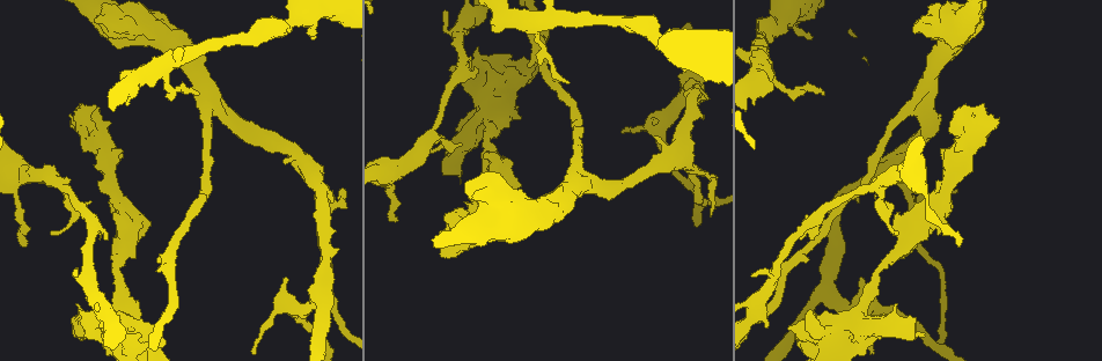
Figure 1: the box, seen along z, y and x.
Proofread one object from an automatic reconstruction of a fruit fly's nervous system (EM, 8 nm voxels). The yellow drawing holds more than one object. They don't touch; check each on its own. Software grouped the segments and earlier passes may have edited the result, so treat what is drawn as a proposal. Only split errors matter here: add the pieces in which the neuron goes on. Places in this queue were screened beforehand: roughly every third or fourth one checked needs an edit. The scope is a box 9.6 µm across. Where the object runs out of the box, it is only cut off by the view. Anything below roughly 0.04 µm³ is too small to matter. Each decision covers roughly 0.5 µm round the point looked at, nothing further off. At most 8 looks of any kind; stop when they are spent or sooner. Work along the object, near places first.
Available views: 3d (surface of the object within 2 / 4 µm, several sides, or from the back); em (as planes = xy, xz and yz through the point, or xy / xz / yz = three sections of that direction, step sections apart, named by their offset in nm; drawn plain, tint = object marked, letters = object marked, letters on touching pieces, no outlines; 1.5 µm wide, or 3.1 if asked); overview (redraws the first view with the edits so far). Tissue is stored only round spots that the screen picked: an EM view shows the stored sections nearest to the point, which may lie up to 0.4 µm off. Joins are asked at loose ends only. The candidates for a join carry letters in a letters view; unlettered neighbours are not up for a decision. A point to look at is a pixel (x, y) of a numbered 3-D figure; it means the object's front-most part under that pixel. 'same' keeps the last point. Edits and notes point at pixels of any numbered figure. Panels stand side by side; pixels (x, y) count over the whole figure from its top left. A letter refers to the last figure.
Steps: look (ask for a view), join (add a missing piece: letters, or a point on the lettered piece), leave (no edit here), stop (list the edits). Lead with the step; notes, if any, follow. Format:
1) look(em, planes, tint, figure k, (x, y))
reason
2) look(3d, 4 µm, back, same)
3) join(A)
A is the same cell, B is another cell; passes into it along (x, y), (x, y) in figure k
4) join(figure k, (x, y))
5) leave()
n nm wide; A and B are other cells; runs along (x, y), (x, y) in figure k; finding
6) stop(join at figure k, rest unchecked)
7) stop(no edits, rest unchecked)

look(em, planes, letters, figure 1, (958, 246))
thin end

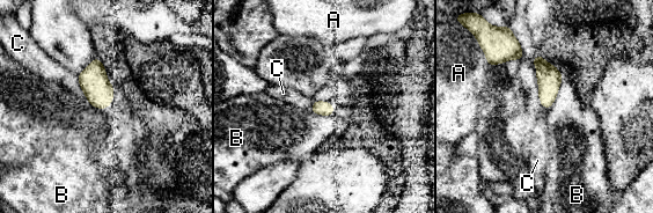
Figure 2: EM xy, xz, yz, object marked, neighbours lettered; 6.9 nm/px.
leave()
A, B and C are other cells; border along (563, 79), (557, 96), (549, 109) in figure 2; no lettered piece goes on from it

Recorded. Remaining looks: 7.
look(em, planes, letters, figure 1, (69, 123))
thick end

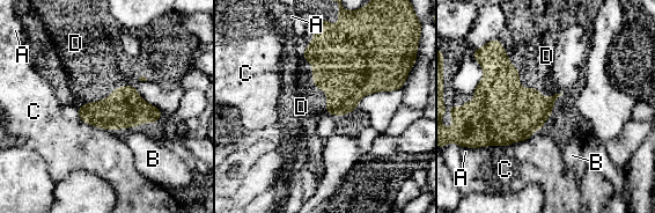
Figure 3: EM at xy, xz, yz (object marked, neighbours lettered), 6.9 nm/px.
join(D)
D touches over 650 nm; D is the same cell, A, B and C are other cells; passes into it along (347, 64), (313, 71), (300, 104) in figure 3; it goes on there

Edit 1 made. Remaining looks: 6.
look(em, planes, letters, figure 1, (810, 312))
free end

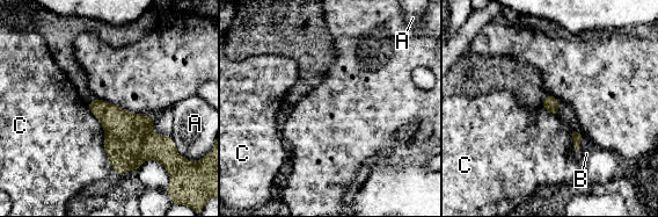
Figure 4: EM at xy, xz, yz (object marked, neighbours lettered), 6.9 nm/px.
leave()
C touches over 480 nm; A, B and C are other cells; no lettered piece goes on from it

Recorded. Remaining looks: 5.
stop(join at figure 3, rest unchecked)

